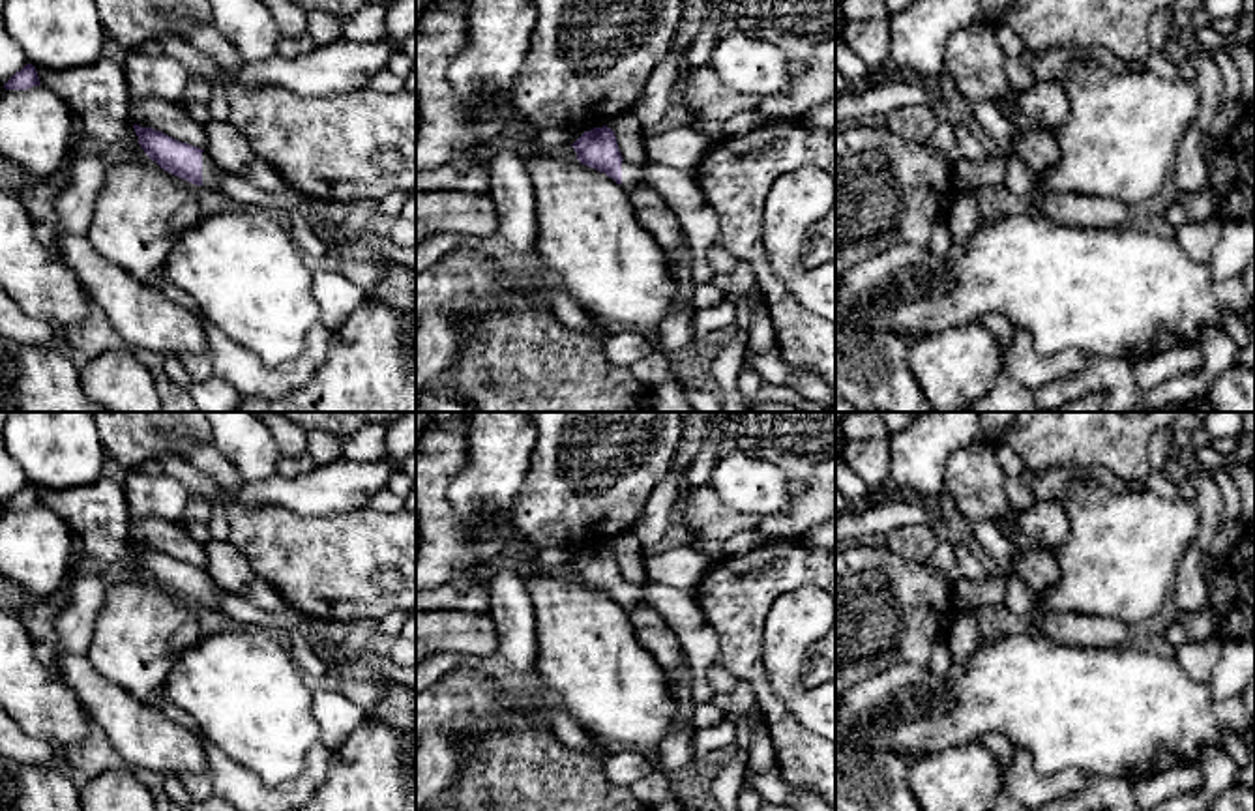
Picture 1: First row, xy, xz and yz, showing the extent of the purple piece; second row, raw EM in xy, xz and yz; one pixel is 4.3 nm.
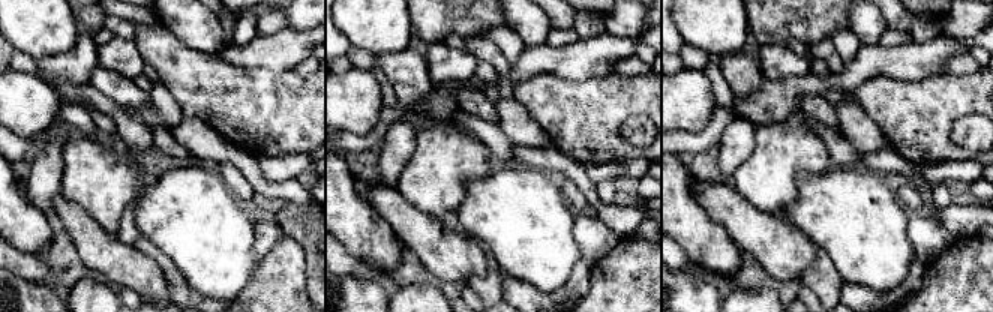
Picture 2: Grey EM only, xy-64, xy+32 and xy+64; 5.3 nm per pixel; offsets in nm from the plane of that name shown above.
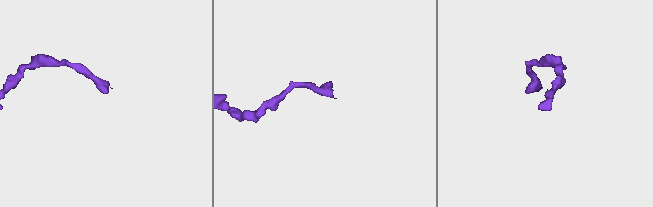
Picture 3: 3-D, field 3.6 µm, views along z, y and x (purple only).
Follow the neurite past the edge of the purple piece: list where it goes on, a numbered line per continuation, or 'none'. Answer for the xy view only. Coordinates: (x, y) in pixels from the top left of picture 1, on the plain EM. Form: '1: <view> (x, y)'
1: xy (210, 600)

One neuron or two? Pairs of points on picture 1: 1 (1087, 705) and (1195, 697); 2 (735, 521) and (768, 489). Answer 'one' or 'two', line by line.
1: one
2: two

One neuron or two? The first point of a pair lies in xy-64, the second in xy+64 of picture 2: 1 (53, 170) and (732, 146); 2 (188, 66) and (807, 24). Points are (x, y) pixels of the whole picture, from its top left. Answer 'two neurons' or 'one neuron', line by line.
1: one neuron
2: two neurons

